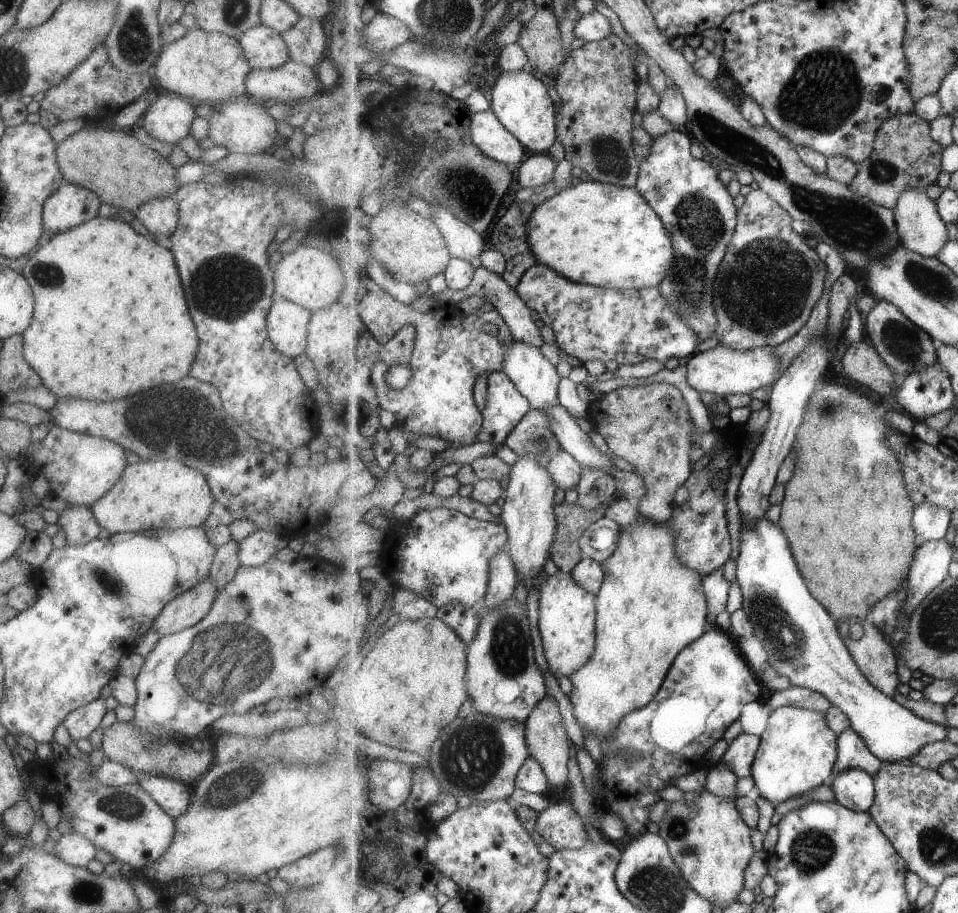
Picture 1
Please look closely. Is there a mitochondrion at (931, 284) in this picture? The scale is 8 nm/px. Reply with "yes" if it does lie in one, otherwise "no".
yes

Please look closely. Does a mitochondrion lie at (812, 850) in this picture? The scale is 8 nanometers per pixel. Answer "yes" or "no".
yes

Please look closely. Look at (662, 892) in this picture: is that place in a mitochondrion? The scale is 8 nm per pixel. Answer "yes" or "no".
yes

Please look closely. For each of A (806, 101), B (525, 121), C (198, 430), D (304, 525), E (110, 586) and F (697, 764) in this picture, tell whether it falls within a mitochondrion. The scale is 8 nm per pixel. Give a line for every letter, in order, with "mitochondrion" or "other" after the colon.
A: mitochondrion
B: other
C: mitochondrion
D: other
E: mitochondrion
F: other

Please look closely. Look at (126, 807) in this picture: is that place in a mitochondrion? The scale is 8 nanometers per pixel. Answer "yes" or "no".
yes

